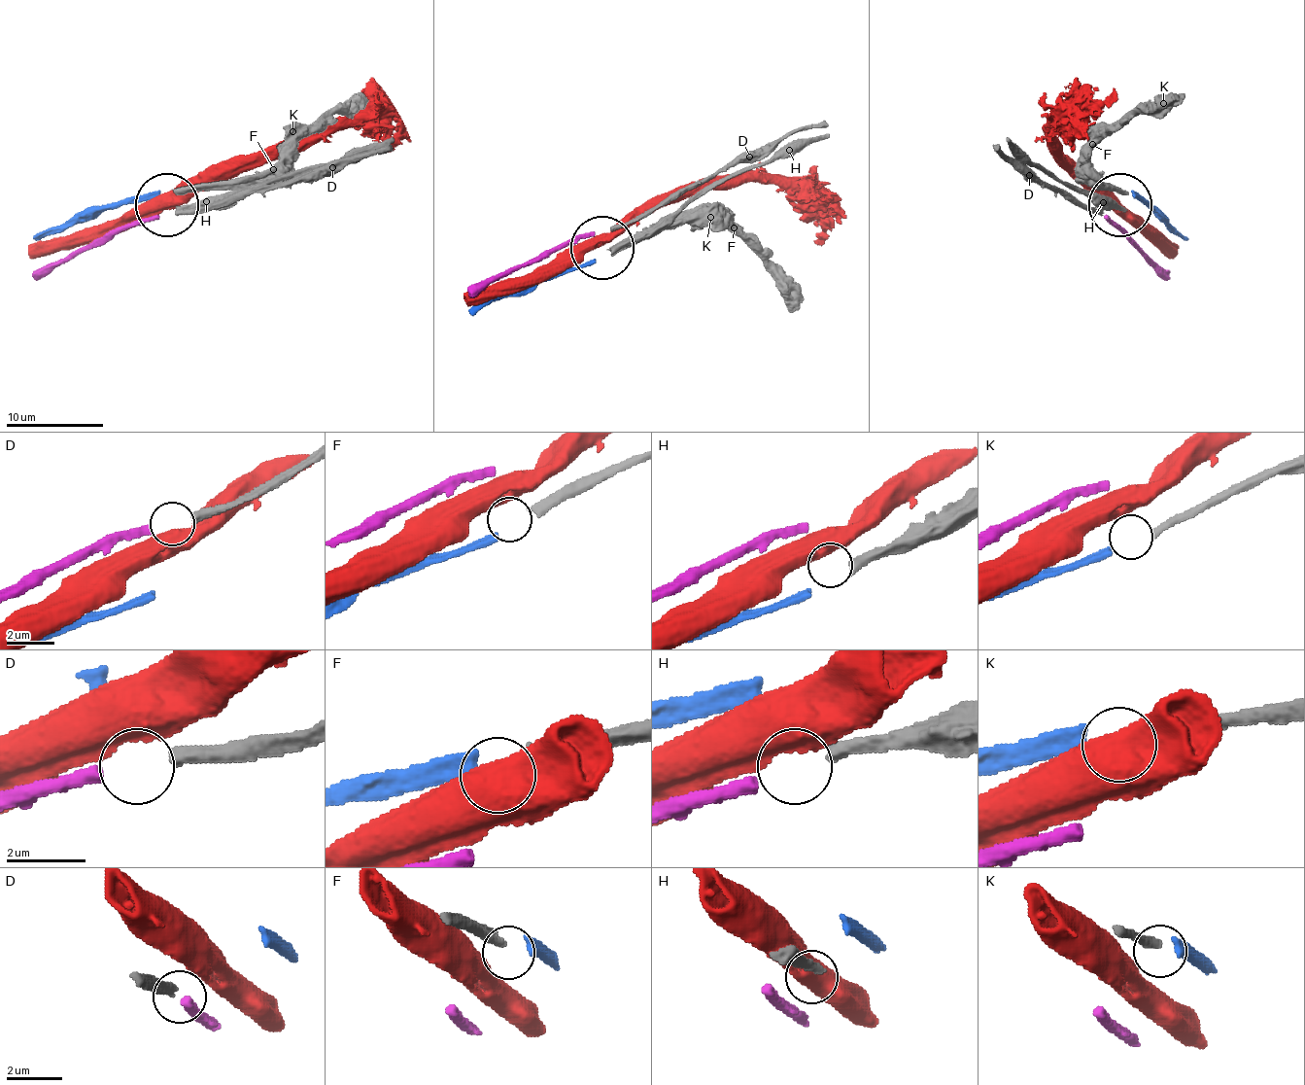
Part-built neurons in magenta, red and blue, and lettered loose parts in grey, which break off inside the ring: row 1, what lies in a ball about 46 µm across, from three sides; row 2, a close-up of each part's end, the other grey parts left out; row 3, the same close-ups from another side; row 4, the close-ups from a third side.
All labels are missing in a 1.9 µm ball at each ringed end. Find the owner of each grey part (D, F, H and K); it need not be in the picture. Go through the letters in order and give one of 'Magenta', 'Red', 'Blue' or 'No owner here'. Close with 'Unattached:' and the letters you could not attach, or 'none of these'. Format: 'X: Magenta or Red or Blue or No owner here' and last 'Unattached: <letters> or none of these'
D: Magenta
F: No owner here
H: No owner here
K: Blue
Unattached: F, H

